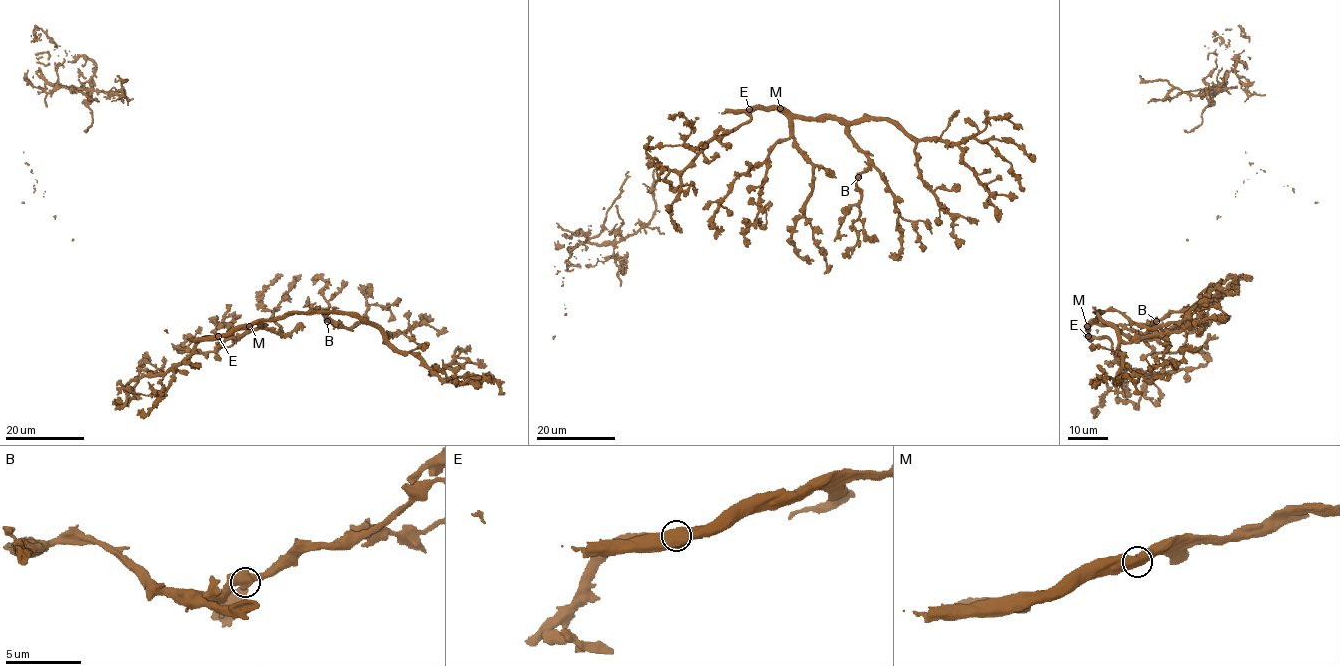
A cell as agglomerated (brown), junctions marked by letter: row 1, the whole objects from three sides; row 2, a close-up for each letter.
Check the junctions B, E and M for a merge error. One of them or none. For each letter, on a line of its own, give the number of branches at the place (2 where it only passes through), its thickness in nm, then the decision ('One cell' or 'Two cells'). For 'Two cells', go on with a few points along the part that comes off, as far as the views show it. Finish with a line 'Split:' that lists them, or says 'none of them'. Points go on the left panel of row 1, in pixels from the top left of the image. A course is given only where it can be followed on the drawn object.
B: Branches: 2. Thickness 750 nm. One cell
E: Branches: 2. Thickness 700 nm. One cell
M: Branches: 2. Thickness 750 nm. One cell
Split: none of them

